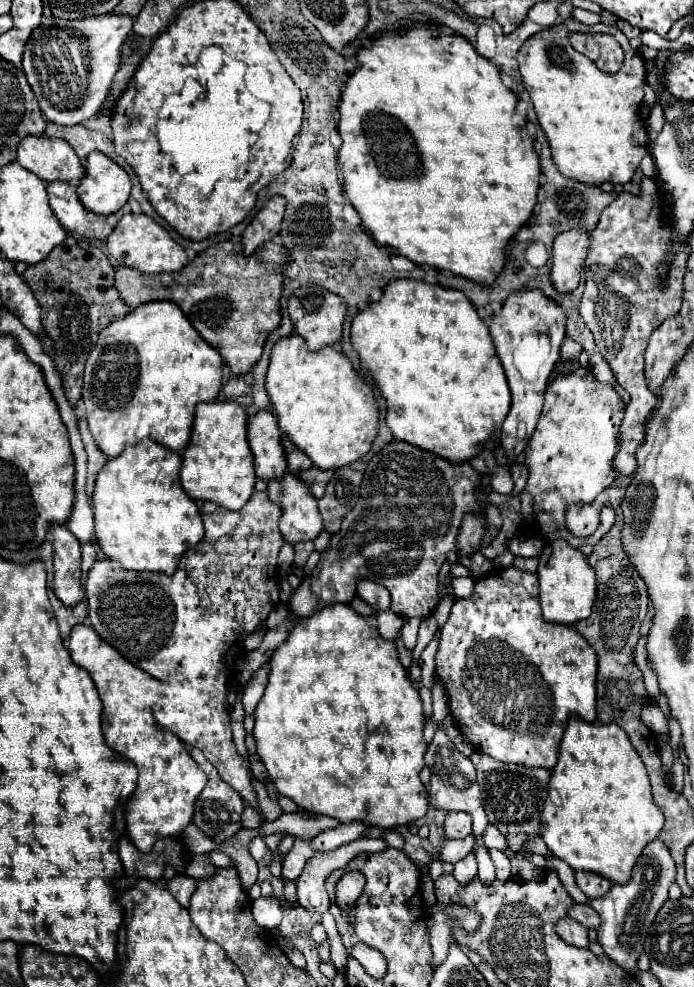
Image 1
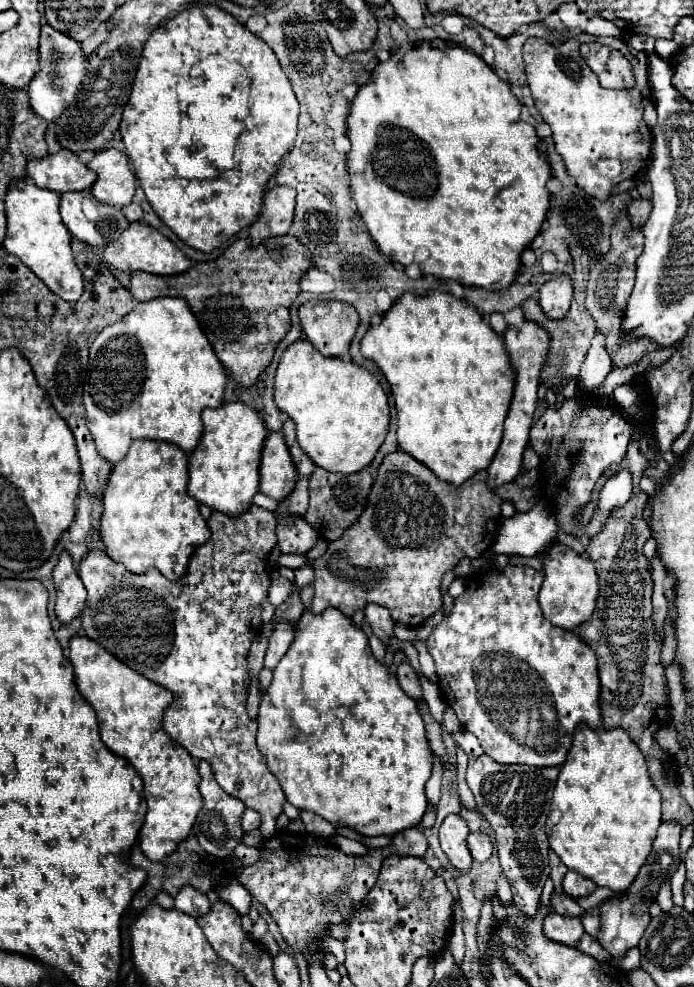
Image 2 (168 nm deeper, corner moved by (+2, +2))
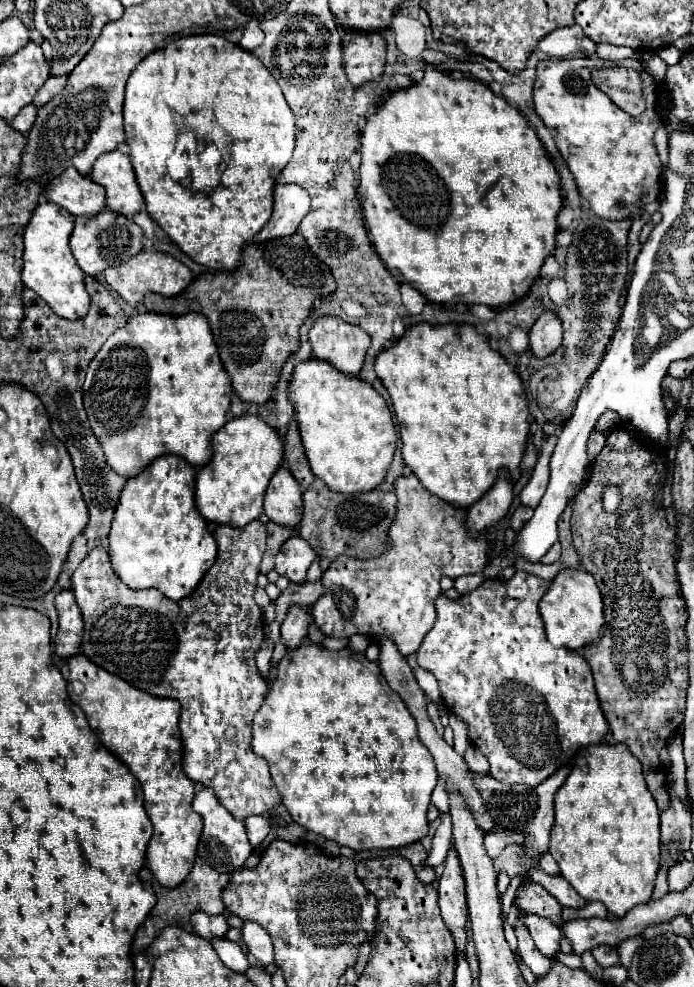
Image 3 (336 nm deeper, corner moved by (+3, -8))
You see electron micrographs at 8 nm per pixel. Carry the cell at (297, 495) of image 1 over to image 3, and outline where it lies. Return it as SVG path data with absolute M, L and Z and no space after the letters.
M294 536L280 548L276 556L276 572L280 576L286 576L294 584L304 584L306 572L314 558L316 554L310 544L300 536Z

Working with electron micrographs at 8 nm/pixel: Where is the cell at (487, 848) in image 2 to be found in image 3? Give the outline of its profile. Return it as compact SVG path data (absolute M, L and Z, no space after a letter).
M510 830L492 832L492 834L486 834L486 838L484 838L484 846L486 846L486 852L490 854L490 858L496 858L508 844L522 846L522 842L524 842L524 838L518 832L510 832Z

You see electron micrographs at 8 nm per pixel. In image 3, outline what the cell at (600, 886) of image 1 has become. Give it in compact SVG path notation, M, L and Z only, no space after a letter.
M532 868L526 874L532 882L542 884L562 906L572 906L572 908L582 908L586 900L562 878L562 876L550 876L542 868Z

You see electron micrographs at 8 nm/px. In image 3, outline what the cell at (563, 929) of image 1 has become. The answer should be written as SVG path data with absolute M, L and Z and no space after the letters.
M526 914L524 916L524 926L528 928L536 948L542 954L552 958L554 954L560 952L560 940L562 940L560 926L556 926L554 922L550 922L542 916L536 916L536 914Z

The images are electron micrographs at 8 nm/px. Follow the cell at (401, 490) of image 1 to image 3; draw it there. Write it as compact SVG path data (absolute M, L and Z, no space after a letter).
M416 476L396 480L398 514L390 526L394 544L376 560L338 556L324 572L326 594L312 606L316 626L324 636L350 638L364 634L390 638L398 652L414 654L436 620L434 600L440 594L440 578L478 574L486 566L486 536L472 538L466 530L466 510L430 494Z

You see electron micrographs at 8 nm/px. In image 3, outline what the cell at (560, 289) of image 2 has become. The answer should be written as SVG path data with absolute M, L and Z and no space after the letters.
M544 312L528 332L528 338L530 338L528 348L532 350L532 354L536 358L546 358L554 354L554 350L558 350L562 342L562 322L558 320L556 314Z

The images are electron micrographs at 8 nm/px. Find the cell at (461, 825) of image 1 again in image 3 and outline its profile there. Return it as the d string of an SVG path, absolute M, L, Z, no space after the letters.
M454 848L448 852L446 858L446 868L442 878L438 880L438 892L440 892L440 914L450 930L456 952L466 954L466 922L468 922L468 910L466 910L466 894L464 894L464 876L460 868L460 860L454 852Z

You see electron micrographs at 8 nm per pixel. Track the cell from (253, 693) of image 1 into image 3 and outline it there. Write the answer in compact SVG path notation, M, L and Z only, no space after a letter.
M290 606L286 620L282 622L282 642L288 646L288 650L296 648L302 638L308 634L308 626L312 624L312 612L310 606Z

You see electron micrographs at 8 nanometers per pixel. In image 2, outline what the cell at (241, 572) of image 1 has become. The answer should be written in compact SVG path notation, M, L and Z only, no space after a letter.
M253 504L239 516L225 516L223 512L213 510L207 524L211 538L191 554L187 572L175 582L167 580L159 570L133 574L123 564L111 560L103 550L89 552L79 564L79 578L87 588L87 604L81 612L81 622L91 640L101 644L135 672L169 688L175 698L163 714L163 730L193 758L207 760L213 768L215 780L227 794L243 800L247 808L261 814L261 836L267 838L275 834L275 820L283 812L287 798L277 778L267 768L265 756L257 748L257 722L245 712L245 656L249 654L253 636L261 628L261 602L267 598L271 586L265 568L269 552L277 544L275 514Z

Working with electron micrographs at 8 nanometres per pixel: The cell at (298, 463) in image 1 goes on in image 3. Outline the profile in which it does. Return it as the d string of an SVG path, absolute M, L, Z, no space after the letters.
M292 420L284 438L284 462L286 468L292 472L292 476L300 482L300 486L306 490L306 486L310 486L310 482L314 482L314 474L308 466L308 458L302 450L302 438L298 436L298 422Z

